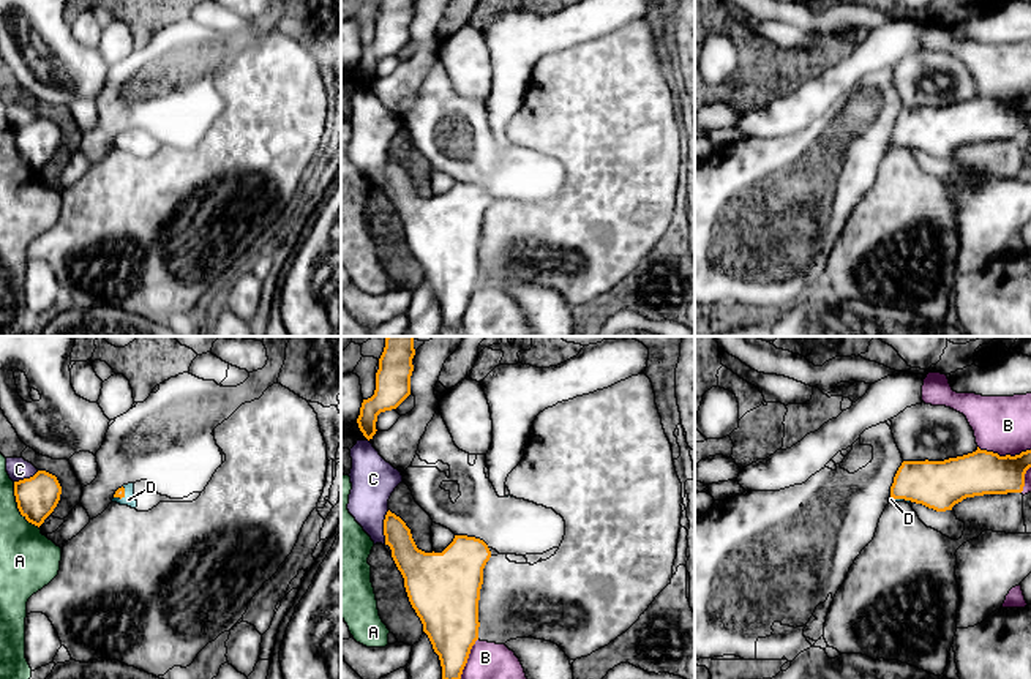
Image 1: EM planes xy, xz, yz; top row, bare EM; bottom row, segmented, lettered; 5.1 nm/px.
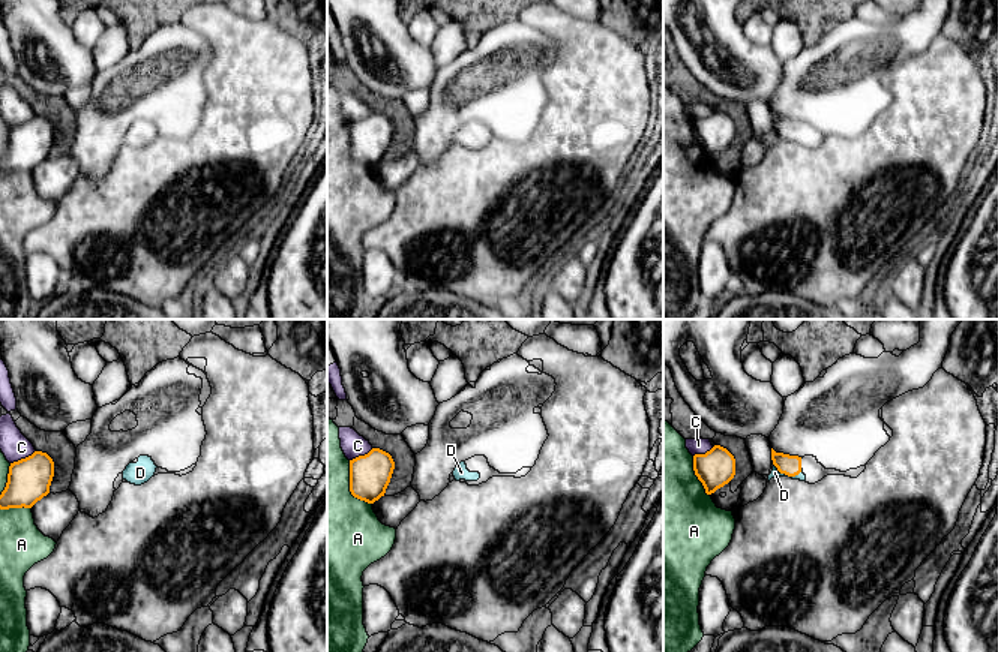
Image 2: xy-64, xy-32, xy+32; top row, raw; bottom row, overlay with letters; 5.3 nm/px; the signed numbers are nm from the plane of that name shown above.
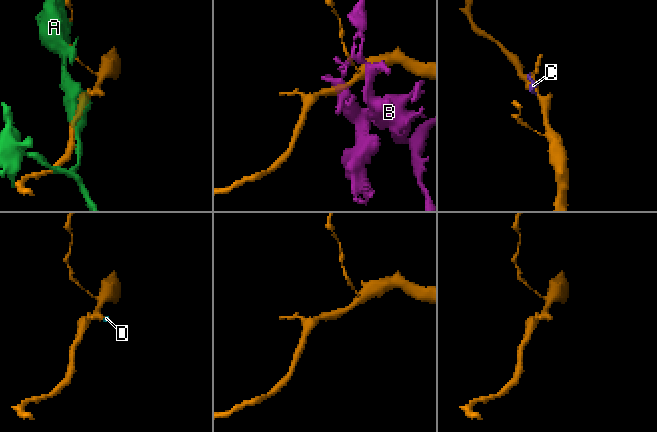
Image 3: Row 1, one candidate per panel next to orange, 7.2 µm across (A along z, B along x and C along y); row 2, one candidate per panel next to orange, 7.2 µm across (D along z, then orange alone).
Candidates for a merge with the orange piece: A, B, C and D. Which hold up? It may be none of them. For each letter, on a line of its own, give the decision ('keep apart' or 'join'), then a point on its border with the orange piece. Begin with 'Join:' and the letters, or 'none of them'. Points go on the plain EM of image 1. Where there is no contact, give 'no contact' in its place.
Join: D
A: keep apart | xy (18, 153)
B: keep apart | yz (1006, 101)
C: keep apart | xz (384, 174)
D: join | xy (122, 142)

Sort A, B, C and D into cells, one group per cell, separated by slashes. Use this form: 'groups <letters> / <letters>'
groups A / B / C / D

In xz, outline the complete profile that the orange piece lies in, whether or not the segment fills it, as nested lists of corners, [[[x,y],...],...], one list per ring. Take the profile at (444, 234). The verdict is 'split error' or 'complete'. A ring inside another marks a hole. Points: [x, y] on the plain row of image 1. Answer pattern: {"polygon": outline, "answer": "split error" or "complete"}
{"polygon": [[[390,156],[384,166],[385,191],[404,224],[412,254],[442,313],[442,327],[459,327],[478,286],[478,246],[488,191],[455,182],[442,199],[417,194],[411,175]]], "answer": "complete"}

